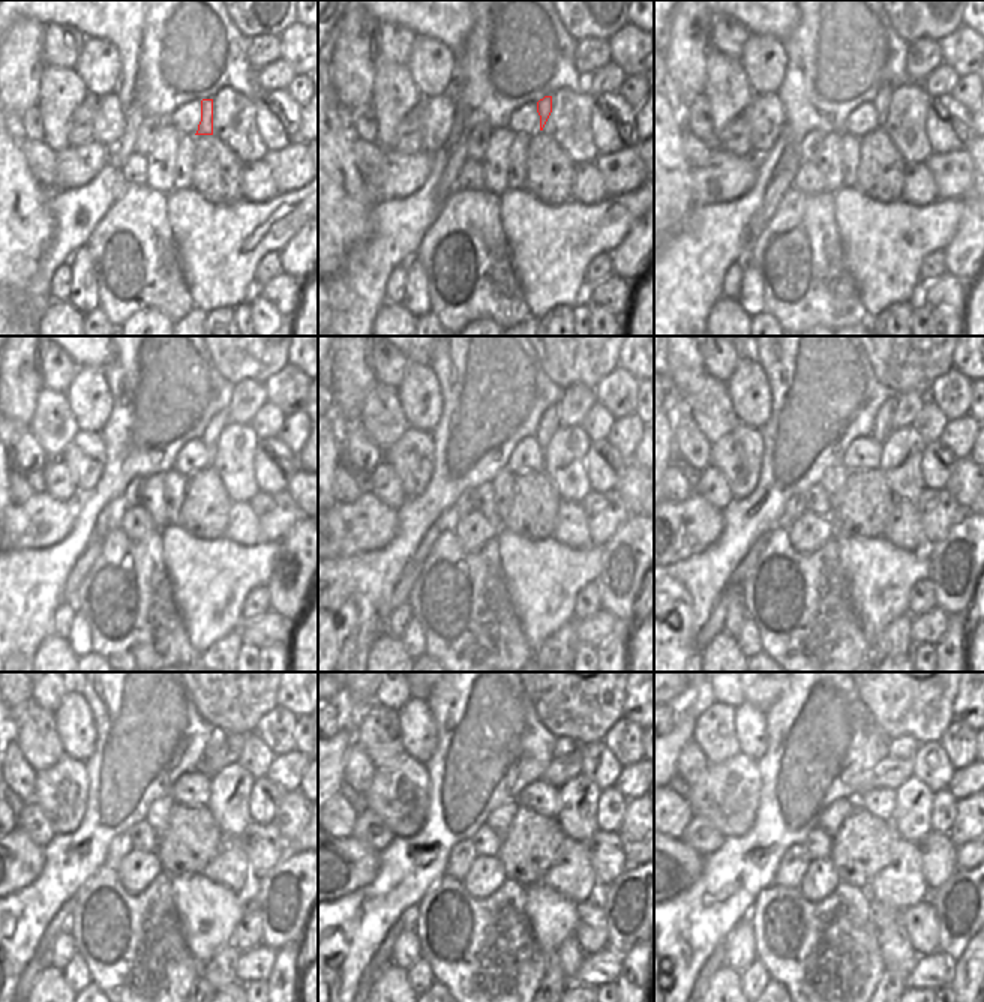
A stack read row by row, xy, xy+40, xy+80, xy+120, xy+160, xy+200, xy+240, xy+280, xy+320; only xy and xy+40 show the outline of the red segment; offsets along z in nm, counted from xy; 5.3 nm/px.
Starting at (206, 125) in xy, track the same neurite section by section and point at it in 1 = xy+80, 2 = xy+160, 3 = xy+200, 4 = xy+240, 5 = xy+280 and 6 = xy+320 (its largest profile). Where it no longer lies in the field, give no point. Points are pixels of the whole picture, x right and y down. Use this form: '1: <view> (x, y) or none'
1: xy+80 (882, 99)
2: xy+160 (549, 423)
3: xy+200 (882, 423)
4: xy+240 (218, 737)
5: xy+280 (563, 746)
6: xy+320 (899, 747)

